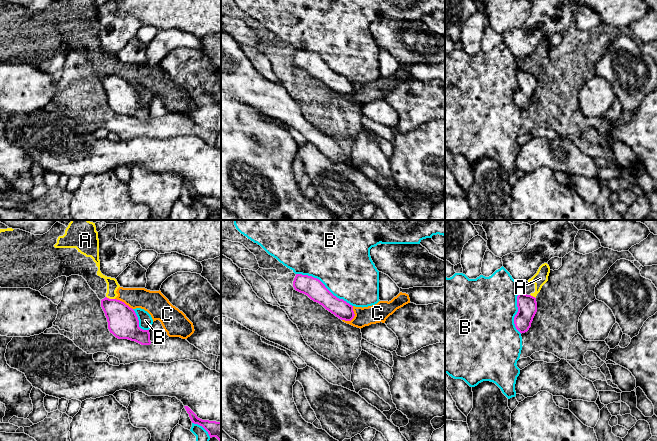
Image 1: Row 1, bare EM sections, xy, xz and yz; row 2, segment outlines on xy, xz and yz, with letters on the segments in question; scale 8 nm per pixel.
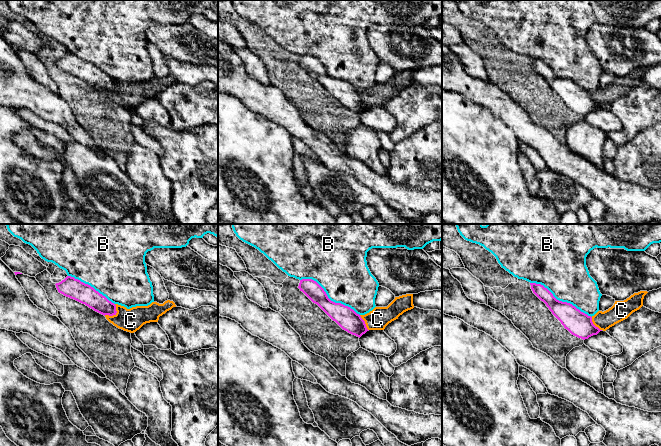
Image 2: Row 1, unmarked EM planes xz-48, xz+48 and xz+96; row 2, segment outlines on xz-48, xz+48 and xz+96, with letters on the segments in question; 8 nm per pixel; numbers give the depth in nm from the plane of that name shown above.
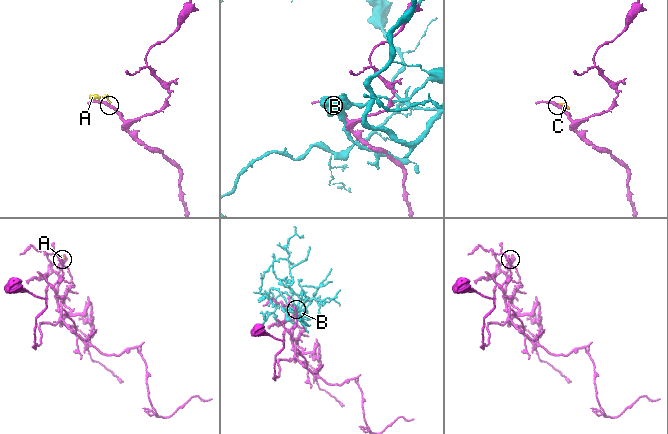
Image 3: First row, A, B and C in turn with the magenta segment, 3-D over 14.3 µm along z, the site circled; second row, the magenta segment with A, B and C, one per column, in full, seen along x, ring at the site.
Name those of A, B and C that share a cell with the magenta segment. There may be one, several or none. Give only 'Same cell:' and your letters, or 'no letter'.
Same cell: no letter

